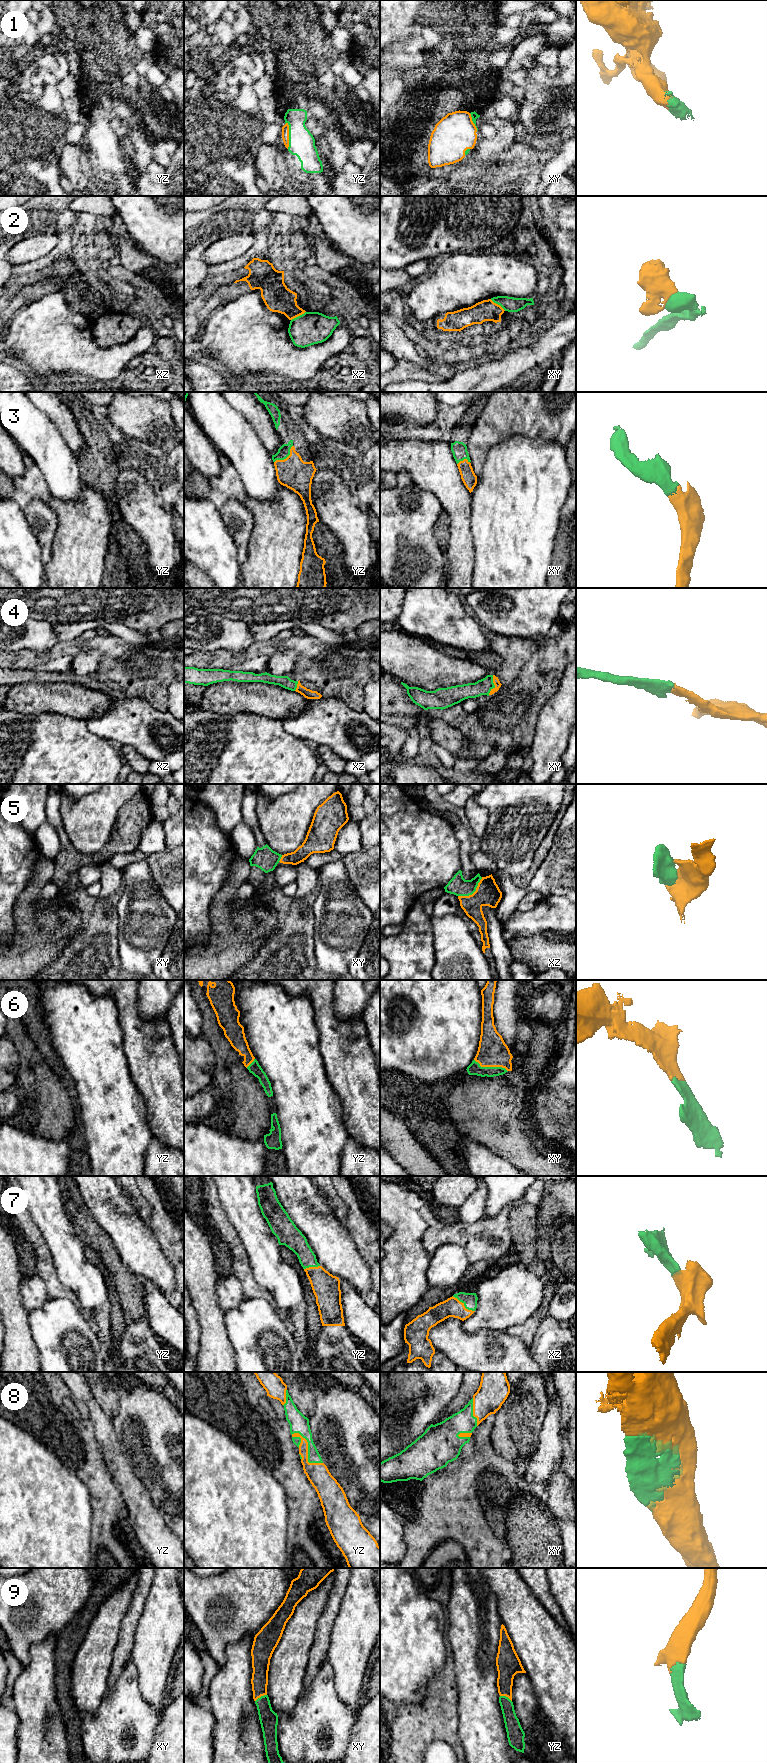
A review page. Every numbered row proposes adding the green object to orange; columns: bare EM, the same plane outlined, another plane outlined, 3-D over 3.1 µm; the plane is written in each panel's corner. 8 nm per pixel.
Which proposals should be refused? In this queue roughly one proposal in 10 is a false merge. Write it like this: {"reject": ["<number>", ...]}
{"reject": ["2"]}

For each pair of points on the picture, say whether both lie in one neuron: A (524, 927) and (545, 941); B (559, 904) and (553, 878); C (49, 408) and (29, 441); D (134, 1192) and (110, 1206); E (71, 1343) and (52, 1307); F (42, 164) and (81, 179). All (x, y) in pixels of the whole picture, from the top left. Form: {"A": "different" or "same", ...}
{"A": "different", "B": "different", "C": "different", "D": "different", "E": "same", "F": "different"}

